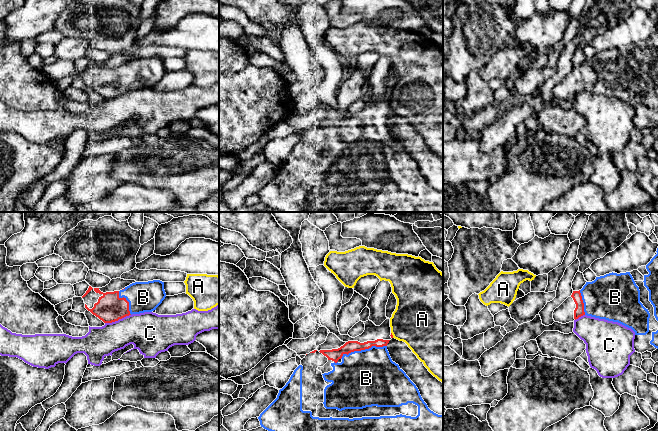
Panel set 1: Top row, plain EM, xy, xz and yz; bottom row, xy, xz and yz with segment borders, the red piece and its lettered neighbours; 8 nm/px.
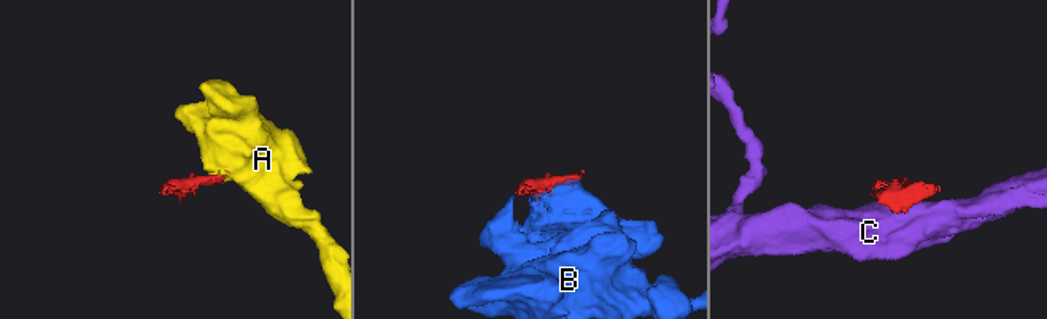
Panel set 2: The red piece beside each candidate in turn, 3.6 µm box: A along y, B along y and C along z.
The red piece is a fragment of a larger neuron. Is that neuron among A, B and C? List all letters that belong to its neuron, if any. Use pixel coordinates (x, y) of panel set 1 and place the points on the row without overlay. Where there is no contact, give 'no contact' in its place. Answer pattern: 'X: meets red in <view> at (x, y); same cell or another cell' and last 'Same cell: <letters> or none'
A: meets red in xz at (392, 111); another cell
B: meets red in xz at (363, 125); same cell
C: meets red in xy at (117, 96); another cell
Same cell: B

